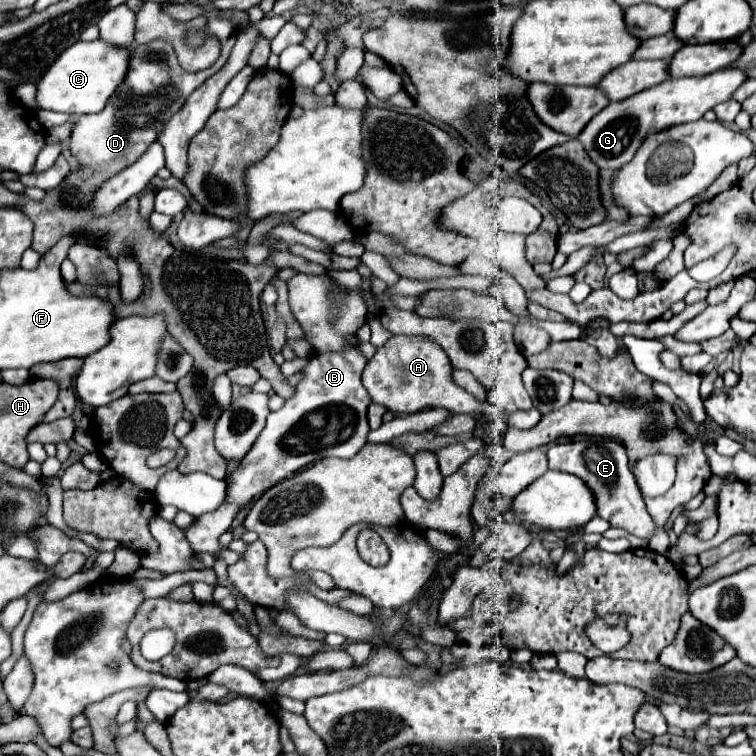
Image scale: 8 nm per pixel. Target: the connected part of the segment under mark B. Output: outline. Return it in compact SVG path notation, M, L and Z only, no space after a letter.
M347 348L343 352L329 354L315 352L309 364L305 366L305 380L297 386L297 394L285 400L285 406L281 410L271 412L267 416L265 430L259 434L247 456L243 456L243 459L237 462L233 476L227 478L227 500L215 512L197 516L195 522L183 530L187 542L195 552L209 552L215 557L213 569L220 584L233 592L233 595L218 603L227 611L237 610L239 600L245 597L228 581L228 565L219 557L221 548L217 538L231 528L243 504L251 502L255 496L259 496L273 484L285 480L287 476L315 460L327 456L351 458L365 446L365 438L369 432L367 406L371 404L371 398L367 396L367 390L361 384L361 372L365 364L367 360L357 348Z

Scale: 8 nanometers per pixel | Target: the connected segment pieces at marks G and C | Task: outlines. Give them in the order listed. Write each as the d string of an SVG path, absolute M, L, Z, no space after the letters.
M723 68L723 70L707 74L707 76L665 80L663 84L643 90L623 102L607 104L607 108L603 108L595 118L591 118L587 122L587 126L577 136L577 140L583 144L585 152L591 156L591 160L597 164L599 172L611 174L611 172L615 172L615 168L621 168L623 164L627 164L633 158L633 154L637 152L637 148L641 146L641 142L647 134L665 130L673 124L699 120L715 104L729 100L731 94L743 82L745 82L745 72L741 72L737 68Z
M101 40L95 42L75 42L71 48L63 50L61 56L43 72L43 76L35 82L35 108L37 110L53 110L53 112L67 112L67 114L91 114L101 112L105 102L121 84L129 62L127 48L115 48Z

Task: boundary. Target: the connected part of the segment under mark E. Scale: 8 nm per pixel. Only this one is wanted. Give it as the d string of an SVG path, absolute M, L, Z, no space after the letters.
M583 438L567 444L555 444L555 450L547 452L547 460L551 470L579 476L591 488L599 518L609 520L611 526L623 528L633 536L649 538L649 548L657 553L663 554L671 547L669 536L664 528L653 526L653 520L645 510L645 502L629 470L629 460L623 444L611 438Z

